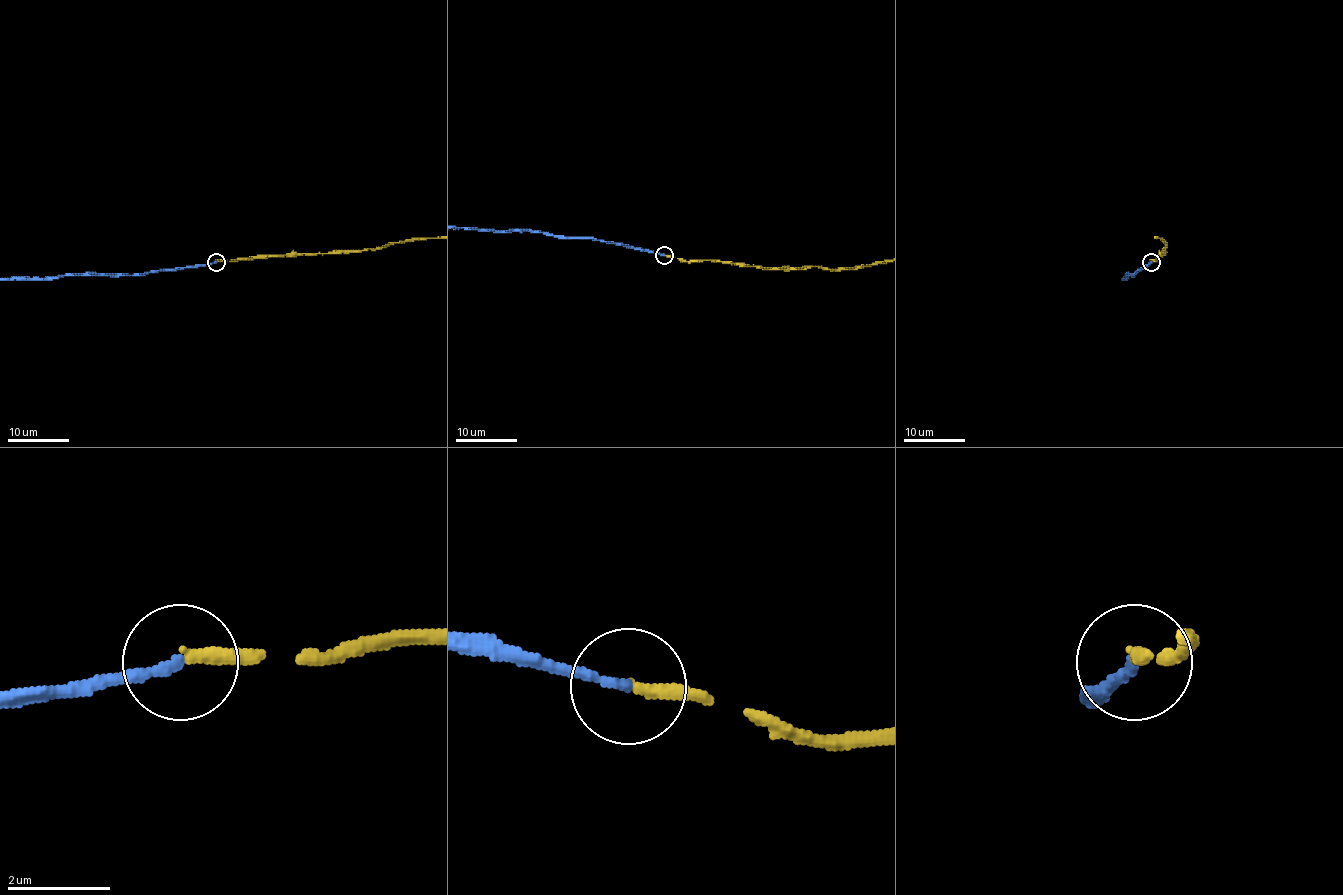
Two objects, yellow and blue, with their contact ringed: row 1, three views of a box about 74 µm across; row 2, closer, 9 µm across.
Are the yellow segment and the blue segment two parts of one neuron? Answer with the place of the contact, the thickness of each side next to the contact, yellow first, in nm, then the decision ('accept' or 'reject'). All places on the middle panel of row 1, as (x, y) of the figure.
place (664, 255); calibres 280 and 190 nm; accept

